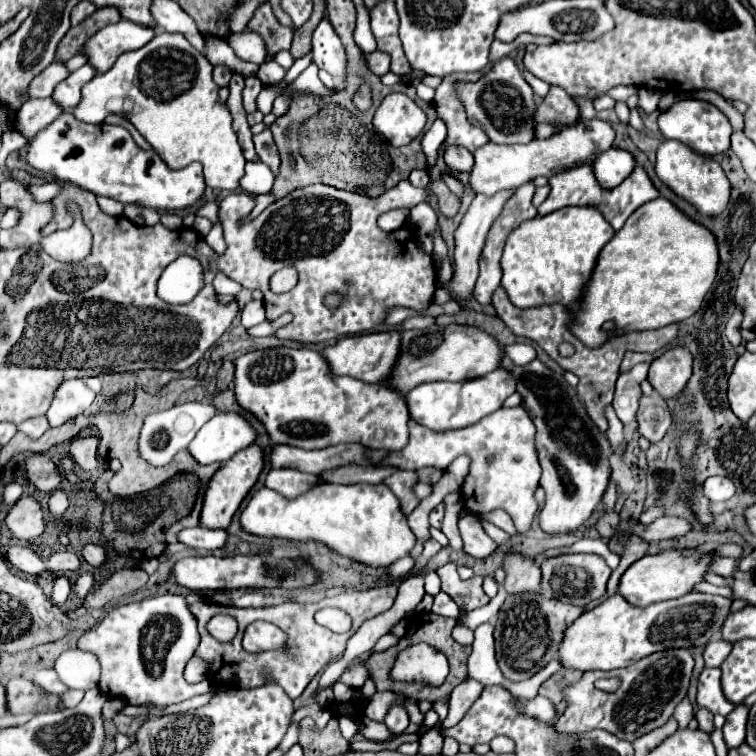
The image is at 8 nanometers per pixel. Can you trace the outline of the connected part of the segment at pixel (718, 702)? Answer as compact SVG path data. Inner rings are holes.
M704 667L704 671L700 673L696 705L706 707L714 715L724 715L724 717L734 709L734 705L728 703L728 699L724 699L724 693L720 687L720 669L718 667L714 667L714 669Z

